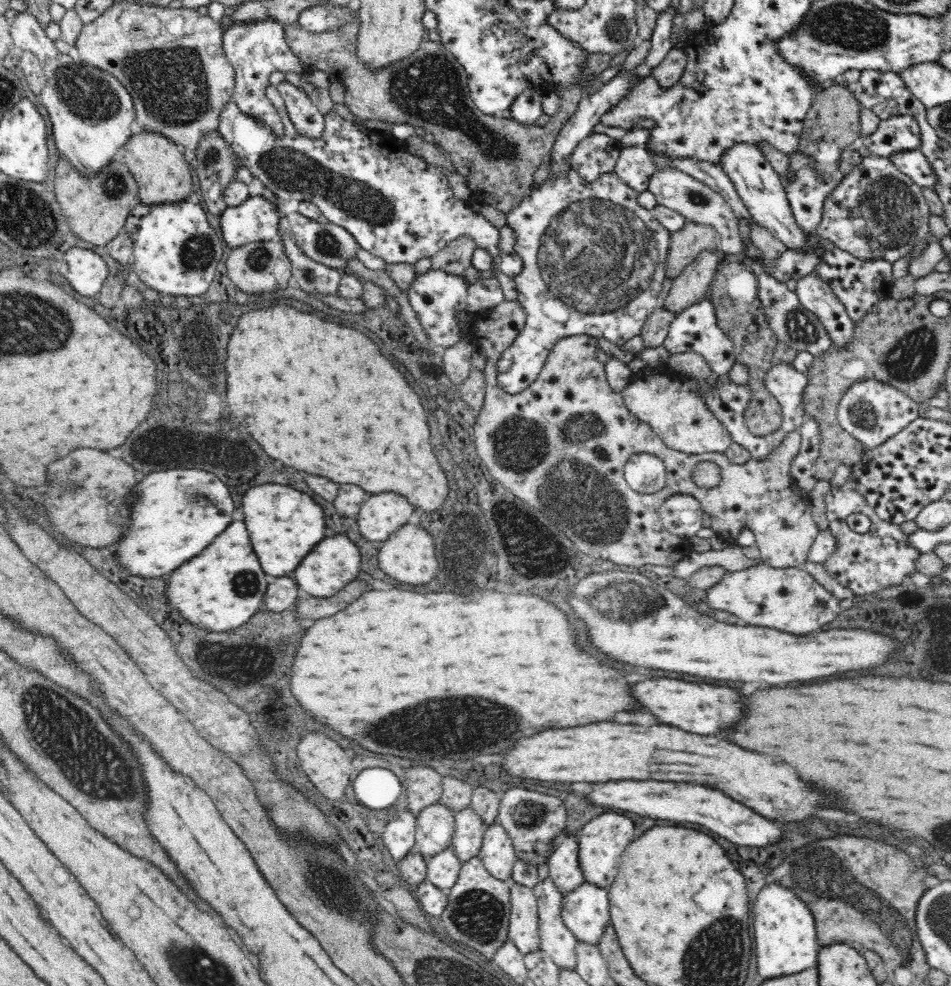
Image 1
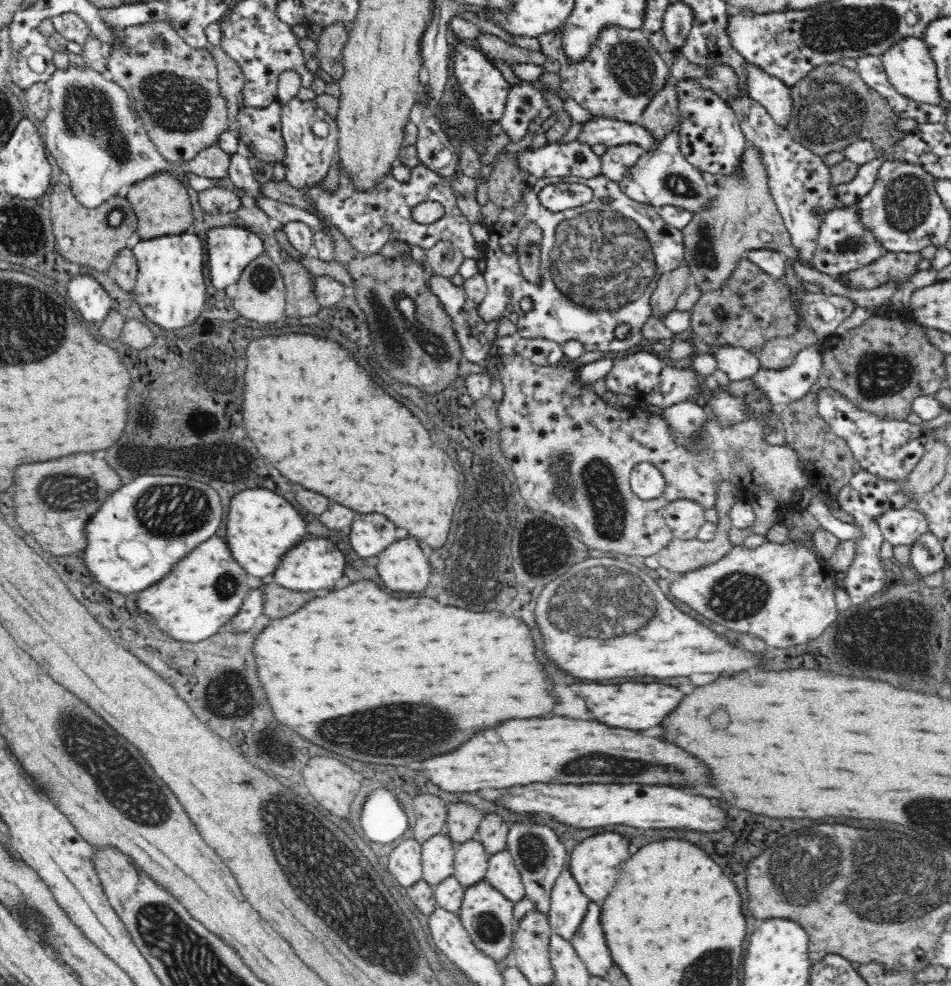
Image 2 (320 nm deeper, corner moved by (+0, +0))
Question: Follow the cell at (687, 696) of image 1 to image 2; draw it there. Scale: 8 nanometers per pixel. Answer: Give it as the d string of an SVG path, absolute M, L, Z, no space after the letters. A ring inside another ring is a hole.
M572 684L570 690L578 694L584 702L588 712L602 724L608 724L612 728L628 728L628 730L646 730L652 726L658 726L664 716L672 712L672 708L678 706L680 698L684 694L676 690L674 686L666 684Z

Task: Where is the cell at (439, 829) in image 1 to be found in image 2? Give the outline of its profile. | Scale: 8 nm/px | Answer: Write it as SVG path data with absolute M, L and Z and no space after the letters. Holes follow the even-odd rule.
M446 832L435 834L434 837L421 844L423 879L428 884L435 887L453 875L455 847L456 844Z

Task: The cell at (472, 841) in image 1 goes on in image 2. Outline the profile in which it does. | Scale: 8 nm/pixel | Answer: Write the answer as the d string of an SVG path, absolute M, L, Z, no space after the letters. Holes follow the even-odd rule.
M475 838L464 844L456 845L453 875L465 890L486 880L489 857L484 850L484 845Z

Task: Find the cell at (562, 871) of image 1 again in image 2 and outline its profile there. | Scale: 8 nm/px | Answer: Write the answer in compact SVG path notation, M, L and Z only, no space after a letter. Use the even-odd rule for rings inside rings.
M566 864L566 868L556 879L551 894L551 907L546 914L552 932L571 942L586 916L590 902L581 892Z

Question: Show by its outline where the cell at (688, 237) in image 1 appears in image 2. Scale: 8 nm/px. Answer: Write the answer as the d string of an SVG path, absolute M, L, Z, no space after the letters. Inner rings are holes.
M686 264L663 274L654 284L649 298L649 306L652 306L650 314L664 321L668 314L677 310L681 294L692 283L694 281Z

